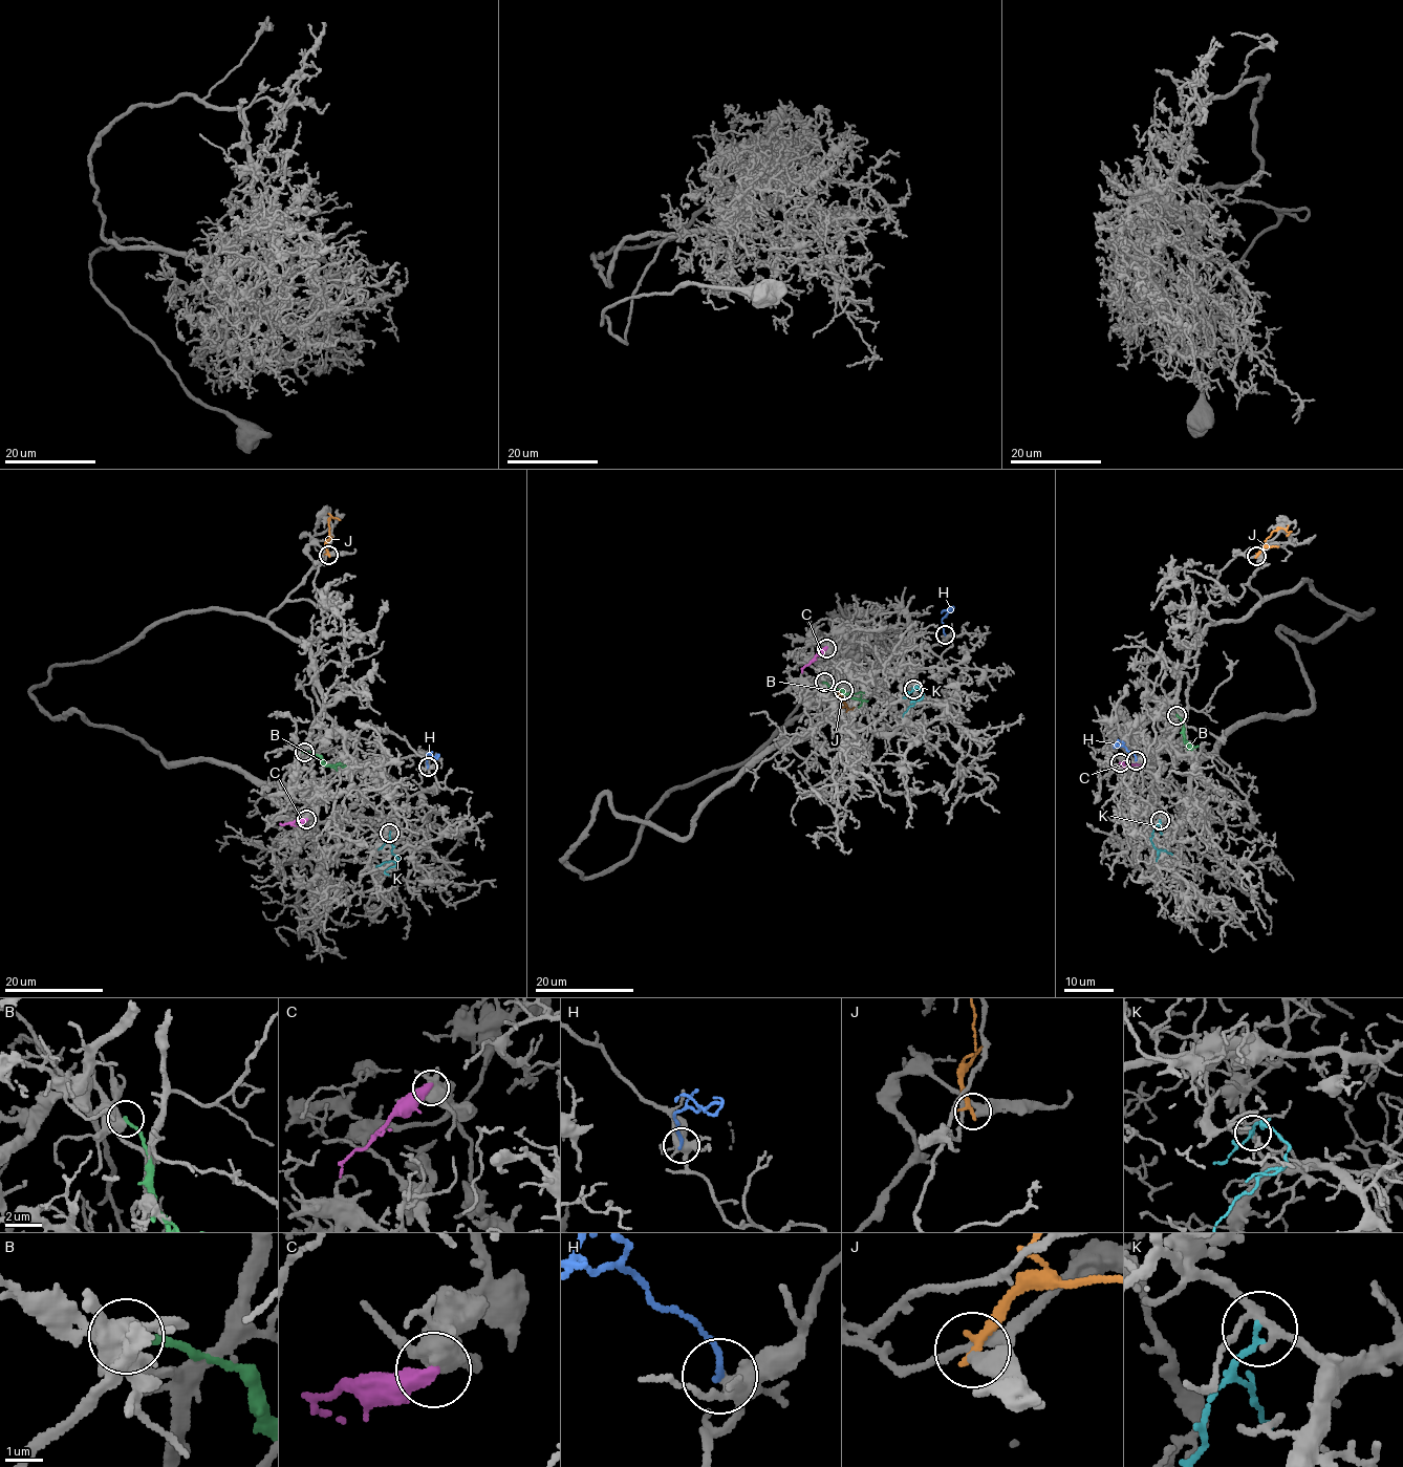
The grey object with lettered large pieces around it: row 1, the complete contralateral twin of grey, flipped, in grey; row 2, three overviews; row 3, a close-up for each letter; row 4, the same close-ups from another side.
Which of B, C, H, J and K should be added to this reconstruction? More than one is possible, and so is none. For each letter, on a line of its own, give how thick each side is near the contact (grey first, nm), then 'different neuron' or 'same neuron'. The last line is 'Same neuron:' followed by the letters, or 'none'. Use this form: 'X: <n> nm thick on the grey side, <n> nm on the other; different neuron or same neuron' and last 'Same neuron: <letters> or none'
B: 550 nm thick on the grey side, 200 nm on the other; different neuron
C: 440 nm thick on the grey side, 480 nm on the other; different neuron
H: 320 nm thick on the grey side, 160 nm on the other; same neuron
J: 340 nm thick on the grey side, 260 nm on the other; different neuron
K: 240 nm thick on the grey side, 150 nm on the other; different neuron
Same neuron: H

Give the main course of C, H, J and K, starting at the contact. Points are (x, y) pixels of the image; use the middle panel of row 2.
C: (826, 648), (818, 652), (801, 672)
H: (945, 635), (942, 620), (947, 611), (941, 613)
J: (842, 689), (839, 694), (842, 691), (845, 705), (849, 709), (855, 707)
K: (913, 689), (916, 688), (923, 694), (922, 698), (916, 699), (902, 716)

